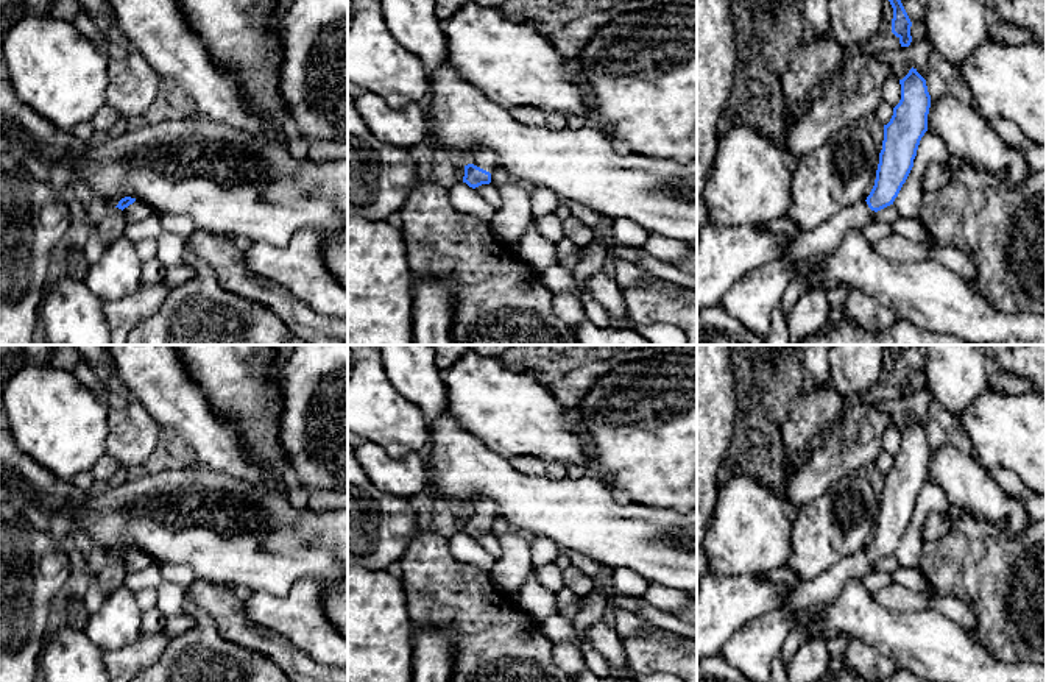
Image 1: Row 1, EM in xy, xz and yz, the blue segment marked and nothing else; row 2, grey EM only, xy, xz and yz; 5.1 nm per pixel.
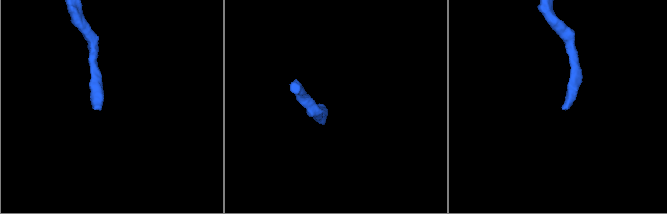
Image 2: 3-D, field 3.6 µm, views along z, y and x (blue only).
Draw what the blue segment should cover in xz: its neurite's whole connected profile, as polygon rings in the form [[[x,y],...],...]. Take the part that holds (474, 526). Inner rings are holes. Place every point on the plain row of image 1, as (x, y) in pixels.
[[[477,498],[472,510],[465,515],[463,532],[475,538],[482,534],[491,532],[491,523],[499,518],[499,507],[488,498]]]

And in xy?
[[[131,546],[122,548],[115,557],[123,560],[126,574],[139,573],[156,563],[153,557]]]

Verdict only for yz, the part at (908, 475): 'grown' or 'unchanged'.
grown

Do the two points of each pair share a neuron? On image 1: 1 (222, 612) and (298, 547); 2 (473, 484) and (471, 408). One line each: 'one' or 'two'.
1: two
2: two

